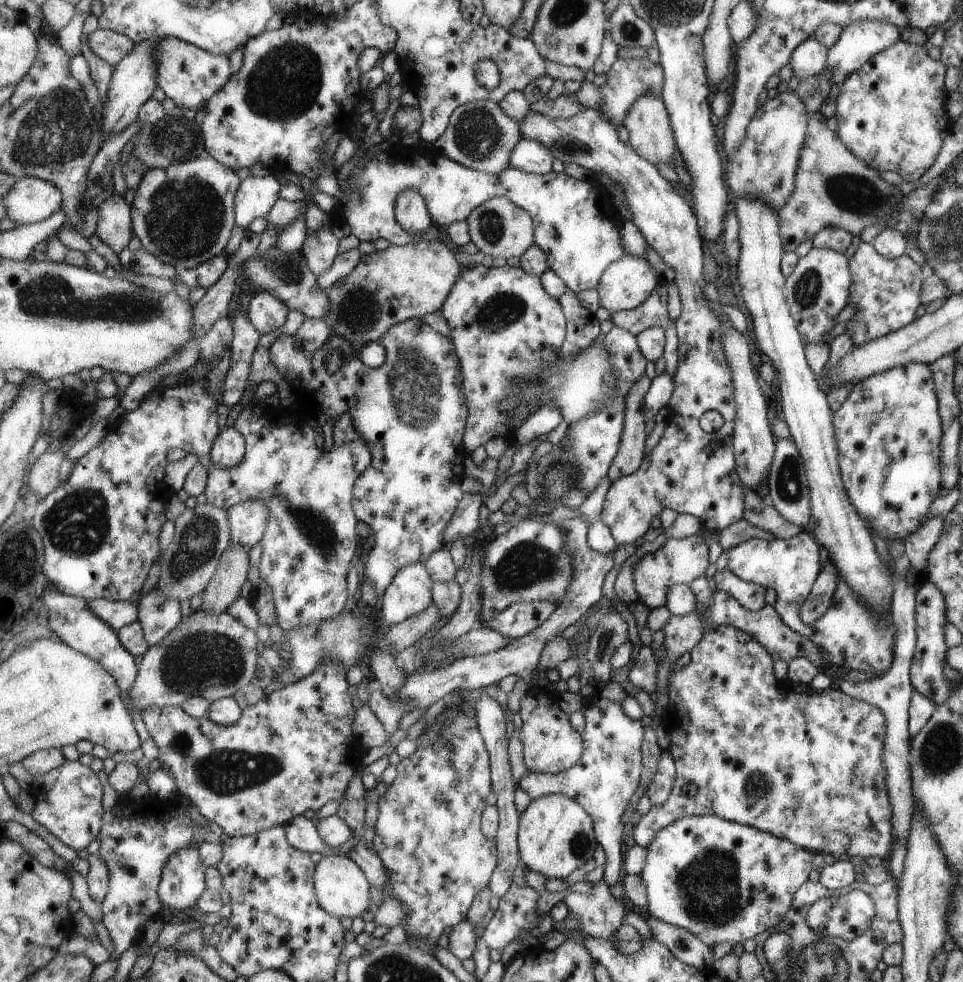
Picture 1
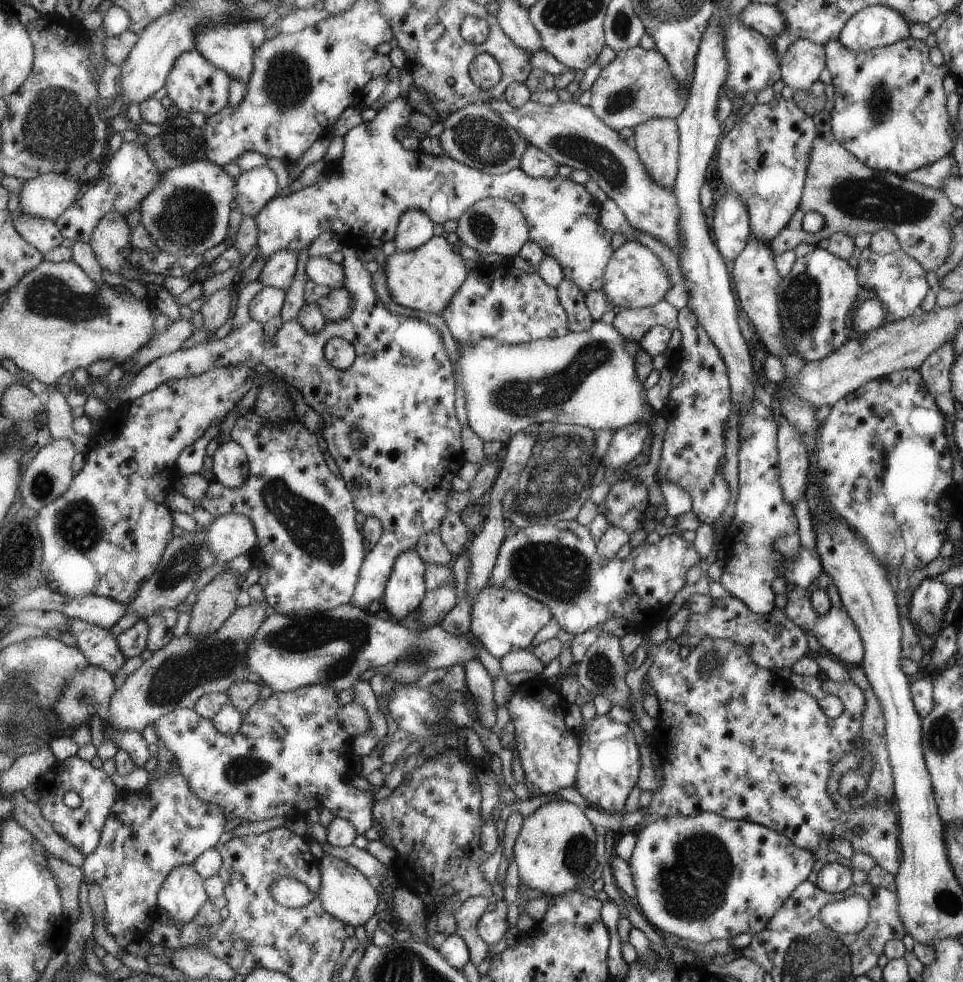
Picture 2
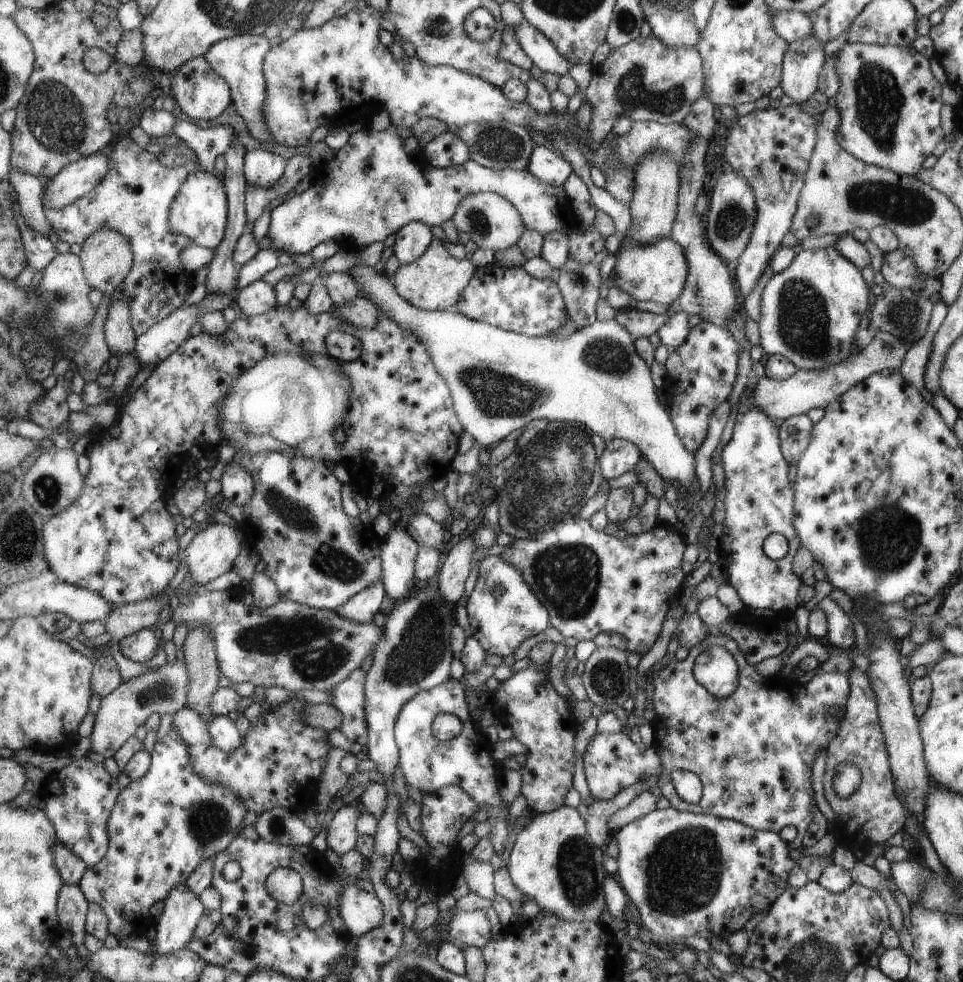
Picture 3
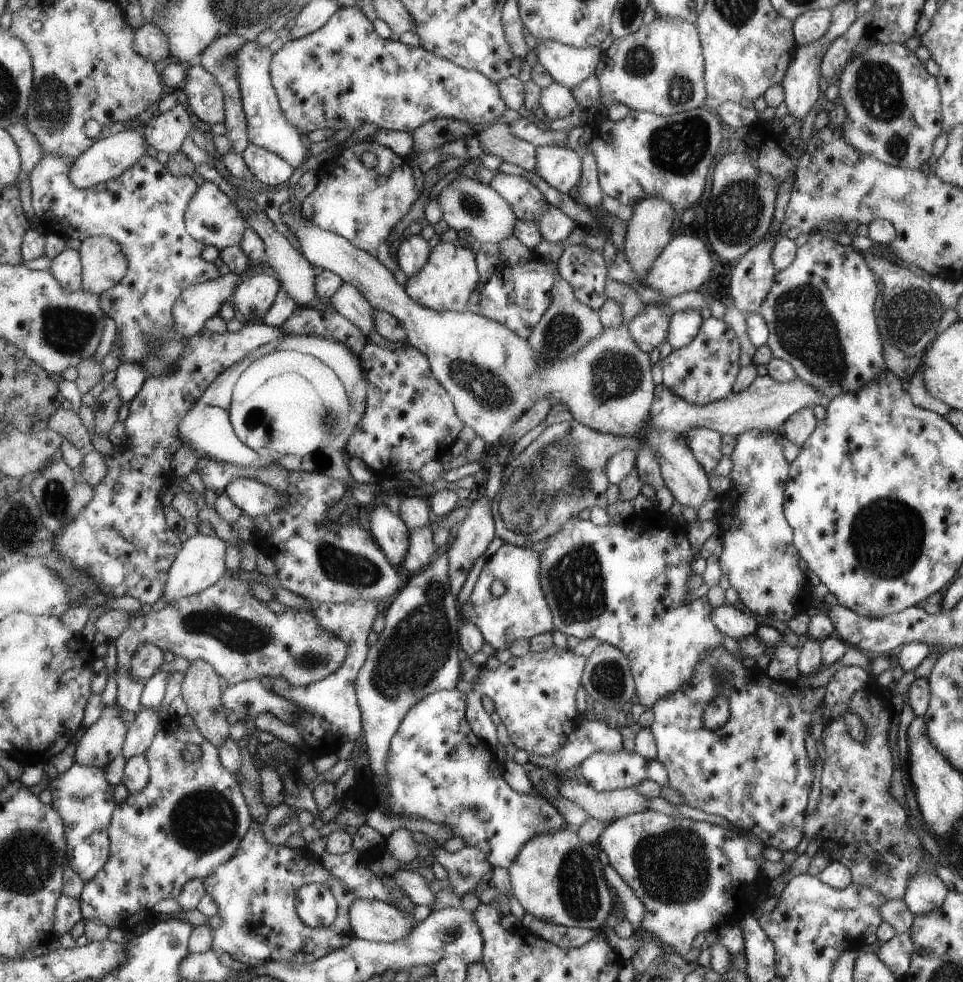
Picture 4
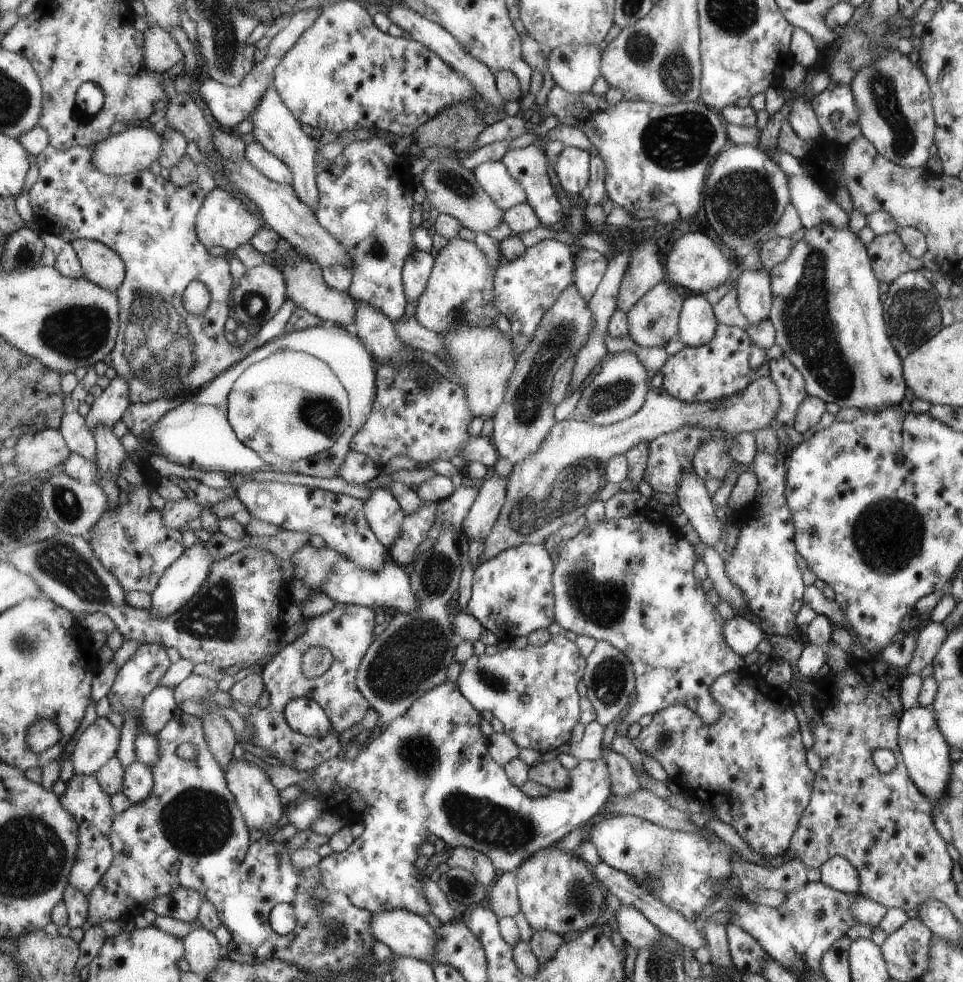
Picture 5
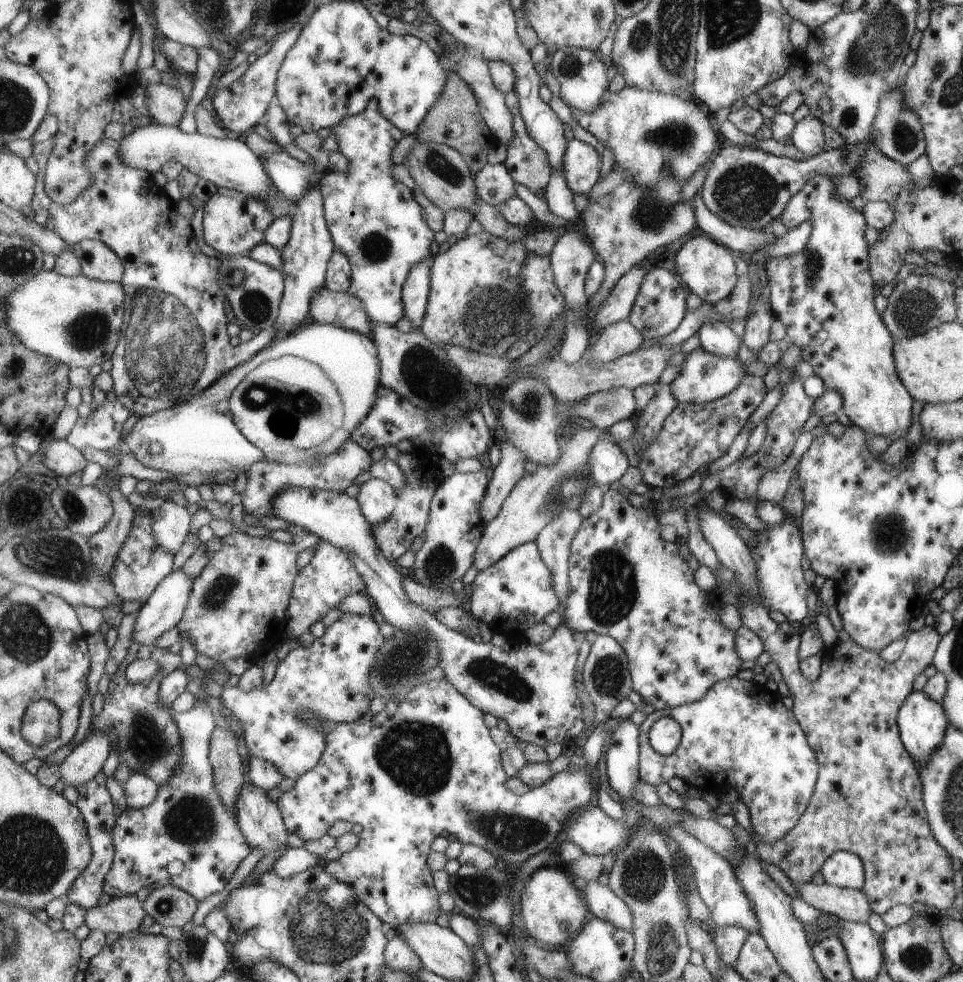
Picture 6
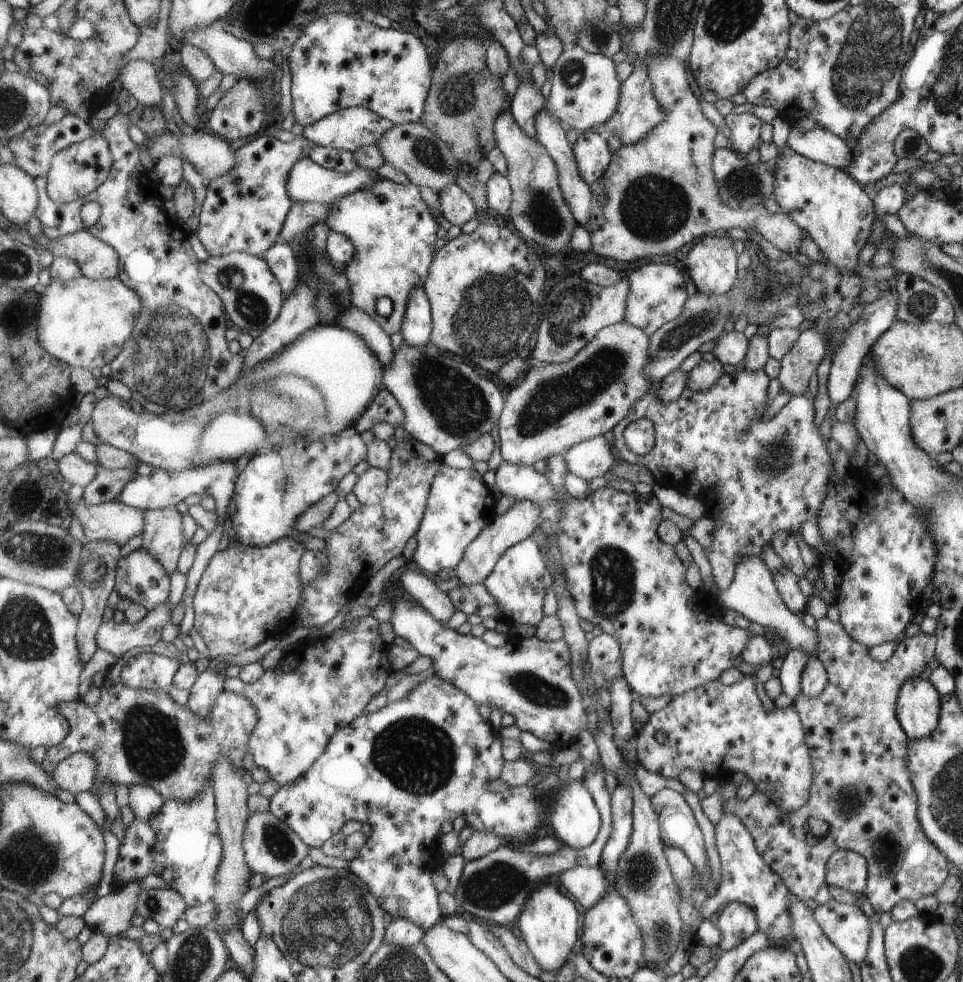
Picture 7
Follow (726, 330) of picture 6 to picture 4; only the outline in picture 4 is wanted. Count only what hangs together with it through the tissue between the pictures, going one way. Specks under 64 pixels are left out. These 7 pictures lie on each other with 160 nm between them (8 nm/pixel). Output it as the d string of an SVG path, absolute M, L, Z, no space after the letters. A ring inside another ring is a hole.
M681 310L675 312L670 317L670 328L667 333L666 342L673 349L679 349L686 346L697 336L699 326L703 324L700 316L700 310Z

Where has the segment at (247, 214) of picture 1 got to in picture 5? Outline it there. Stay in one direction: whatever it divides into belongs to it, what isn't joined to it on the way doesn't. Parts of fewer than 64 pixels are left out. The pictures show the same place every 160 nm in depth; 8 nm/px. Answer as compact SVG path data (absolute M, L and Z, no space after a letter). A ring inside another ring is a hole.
M257 141L249 142L244 146L244 158L274 183L291 184L290 167L282 159L263 148Z

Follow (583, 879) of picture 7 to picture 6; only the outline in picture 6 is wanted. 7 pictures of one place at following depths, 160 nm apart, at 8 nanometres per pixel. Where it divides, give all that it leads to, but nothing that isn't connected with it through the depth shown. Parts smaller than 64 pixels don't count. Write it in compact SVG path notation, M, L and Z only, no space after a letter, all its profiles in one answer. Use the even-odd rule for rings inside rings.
M585 881L583 898L586 898L587 906L590 906L591 916L633 932L629 907L610 891L608 885L601 885L597 881Z

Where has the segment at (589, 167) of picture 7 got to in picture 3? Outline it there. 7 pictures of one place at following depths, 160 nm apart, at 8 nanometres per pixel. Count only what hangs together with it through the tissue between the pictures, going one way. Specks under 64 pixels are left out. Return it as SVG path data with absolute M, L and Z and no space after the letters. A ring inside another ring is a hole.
M535 145L530 152L526 169L535 178L556 187L562 186L571 172L574 172L566 159L560 158L542 145Z

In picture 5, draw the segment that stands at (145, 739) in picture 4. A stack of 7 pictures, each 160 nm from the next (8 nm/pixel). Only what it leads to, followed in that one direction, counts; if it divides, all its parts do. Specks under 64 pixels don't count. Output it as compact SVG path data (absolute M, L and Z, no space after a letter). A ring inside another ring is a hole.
M157 686L142 702L140 725L149 734L157 734L177 710L173 691L169 687Z

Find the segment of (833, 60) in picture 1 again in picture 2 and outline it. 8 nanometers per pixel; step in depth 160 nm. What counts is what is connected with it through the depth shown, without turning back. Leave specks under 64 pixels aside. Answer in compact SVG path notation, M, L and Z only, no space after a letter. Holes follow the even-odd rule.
M881 5L858 10L838 34L838 41L849 50L865 52L909 37L908 22L900 12Z

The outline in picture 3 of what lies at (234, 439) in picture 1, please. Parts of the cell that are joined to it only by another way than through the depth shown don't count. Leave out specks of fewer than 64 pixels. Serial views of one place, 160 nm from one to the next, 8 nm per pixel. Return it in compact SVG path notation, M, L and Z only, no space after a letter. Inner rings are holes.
M230 461L224 466L218 481L221 498L235 506L248 503L254 493L252 476L235 461Z

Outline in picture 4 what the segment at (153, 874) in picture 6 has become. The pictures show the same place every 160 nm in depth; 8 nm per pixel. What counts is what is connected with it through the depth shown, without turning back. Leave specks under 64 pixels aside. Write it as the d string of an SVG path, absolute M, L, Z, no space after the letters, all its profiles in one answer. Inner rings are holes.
M187 713L184 716L168 715L165 720L159 724L159 728L149 747L143 752L148 766L148 782L147 785L138 794L128 794L128 797L115 810L114 817L111 822L110 838L111 844L111 858L108 864L103 868L102 873L98 877L93 878L91 882L86 882L83 894L81 896L81 910L83 912L84 921L101 920L105 922L110 928L121 929L123 932L129 933L133 930L135 924L141 923L148 919L148 915L143 911L143 908L152 908L153 904L164 899L175 899L179 893L182 893L182 887L191 880L203 880L210 877L217 869L229 862L230 859L238 850L238 846L245 837L247 830L252 824L249 810L245 800L239 790L236 778L222 766L221 760L218 758L217 748L207 742L205 736L197 728L194 719ZM186 744L195 744L201 749L201 757L196 762L185 762L183 760L183 747Z

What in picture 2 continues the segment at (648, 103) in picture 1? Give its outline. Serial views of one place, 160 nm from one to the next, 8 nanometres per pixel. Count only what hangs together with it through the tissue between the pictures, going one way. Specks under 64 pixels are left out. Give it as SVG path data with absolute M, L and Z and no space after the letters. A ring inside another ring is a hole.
M657 117L632 129L633 147L646 171L659 186L671 189L677 176L677 129L675 119Z

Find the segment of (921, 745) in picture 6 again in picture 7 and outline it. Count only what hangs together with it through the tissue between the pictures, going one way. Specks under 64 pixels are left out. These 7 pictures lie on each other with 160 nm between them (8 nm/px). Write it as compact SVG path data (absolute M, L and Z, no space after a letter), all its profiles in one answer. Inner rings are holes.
M919 677L906 680L899 689L897 717L907 740L919 740L934 732L941 712L941 695Z

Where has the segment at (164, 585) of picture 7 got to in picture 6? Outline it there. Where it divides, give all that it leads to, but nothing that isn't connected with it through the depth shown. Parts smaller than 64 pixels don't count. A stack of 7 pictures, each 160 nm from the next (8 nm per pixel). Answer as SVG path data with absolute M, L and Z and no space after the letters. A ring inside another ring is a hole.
M149 512L138 514L135 517L131 532L129 532L129 536L109 574L122 601L137 600L143 604L151 597L162 578L172 571L174 554L163 550L163 547L158 545L150 527L151 521Z

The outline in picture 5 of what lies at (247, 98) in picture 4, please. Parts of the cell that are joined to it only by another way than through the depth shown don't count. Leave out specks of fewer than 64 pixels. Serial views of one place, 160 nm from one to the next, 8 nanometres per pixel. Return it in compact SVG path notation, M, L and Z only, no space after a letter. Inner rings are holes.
M272 82L267 86L257 108L250 114L249 121L252 124L250 133L254 140L290 167L292 174L290 186L298 198L306 203L311 210L317 209L319 194L317 178L313 170L315 170L318 161L316 157L318 142L312 135L303 133L299 121L295 120L293 114L287 110L282 98L279 98L278 91L272 86Z

